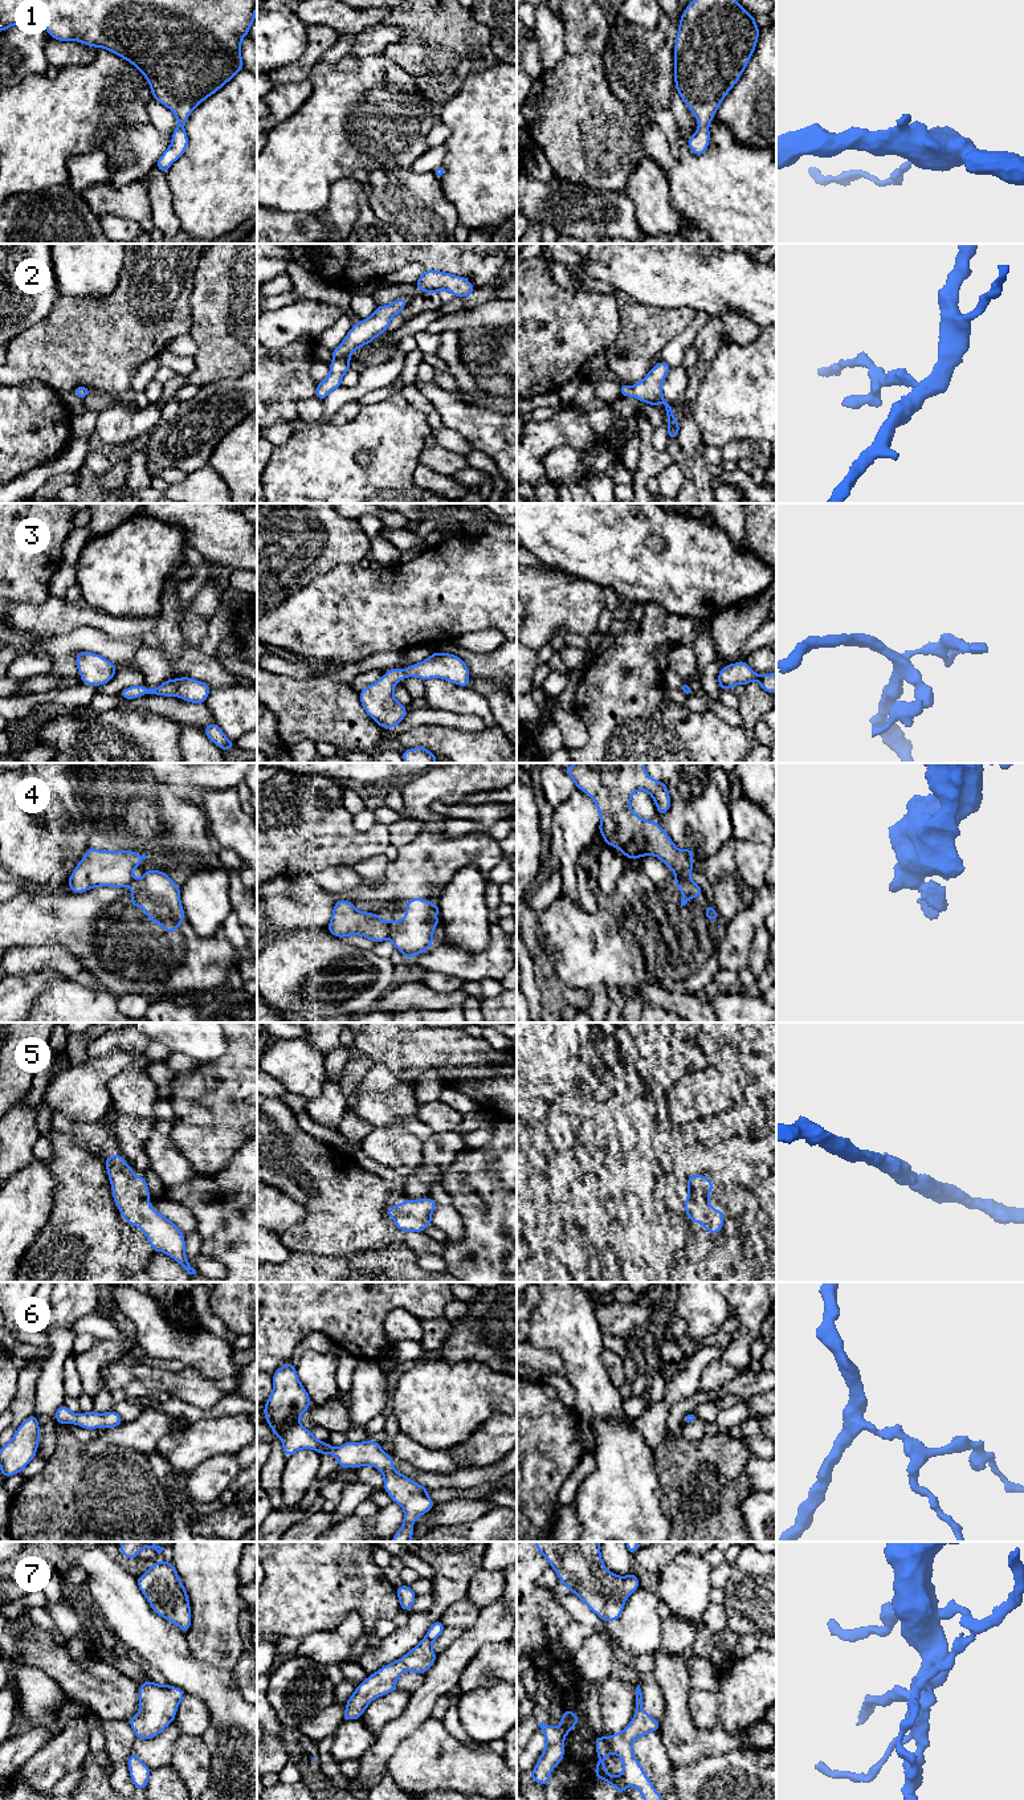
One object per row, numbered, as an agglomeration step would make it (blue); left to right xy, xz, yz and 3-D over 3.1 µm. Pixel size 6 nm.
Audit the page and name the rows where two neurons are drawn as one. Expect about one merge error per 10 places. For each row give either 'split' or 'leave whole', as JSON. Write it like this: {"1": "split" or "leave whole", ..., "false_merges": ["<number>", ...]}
{"1": "leave whole", "2": "leave whole", "3": "leave whole", "4": "split", "5": "leave whole", "6": "leave whole", "7": "leave whole", "false_merges": ["4"]}

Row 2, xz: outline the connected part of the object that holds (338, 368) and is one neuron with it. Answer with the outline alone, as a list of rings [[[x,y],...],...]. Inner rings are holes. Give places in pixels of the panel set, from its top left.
[[[397,298],[395,302],[378,306],[374,314],[355,323],[347,332],[343,342],[331,350],[333,362],[330,363],[329,376],[317,384],[315,397],[325,400],[329,393],[342,385],[343,375],[351,370],[351,354],[367,343],[372,343],[378,335],[382,335],[389,326],[391,319],[399,314],[408,303],[405,298]]]

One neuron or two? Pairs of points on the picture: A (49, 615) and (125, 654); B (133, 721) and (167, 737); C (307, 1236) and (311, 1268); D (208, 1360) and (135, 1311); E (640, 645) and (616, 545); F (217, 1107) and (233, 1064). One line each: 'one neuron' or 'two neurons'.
A: two neurons
B: one neuron
C: two neurons
D: one neuron
E: two neurons
F: one neuron

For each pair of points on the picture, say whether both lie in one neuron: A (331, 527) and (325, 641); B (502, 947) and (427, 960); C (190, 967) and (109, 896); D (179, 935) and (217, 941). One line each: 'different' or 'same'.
A: different
B: same
C: same
D: same

